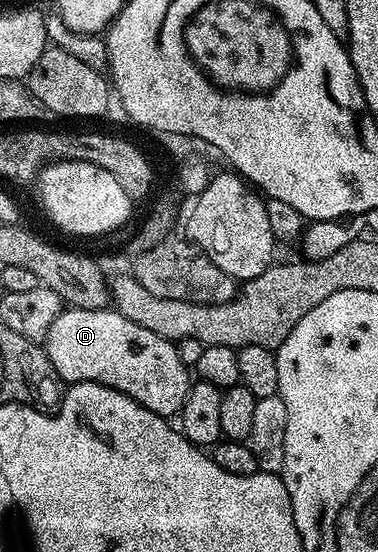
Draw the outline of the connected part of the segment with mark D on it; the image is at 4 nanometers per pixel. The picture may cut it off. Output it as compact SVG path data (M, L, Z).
M114 309L61 310L54 325L50 325L46 350L65 384L106 385L165 417L179 416L188 396L190 368L182 365L176 343L158 337L158 333L150 333L150 329L142 329L142 325L134 325L130 317L122 317Z

